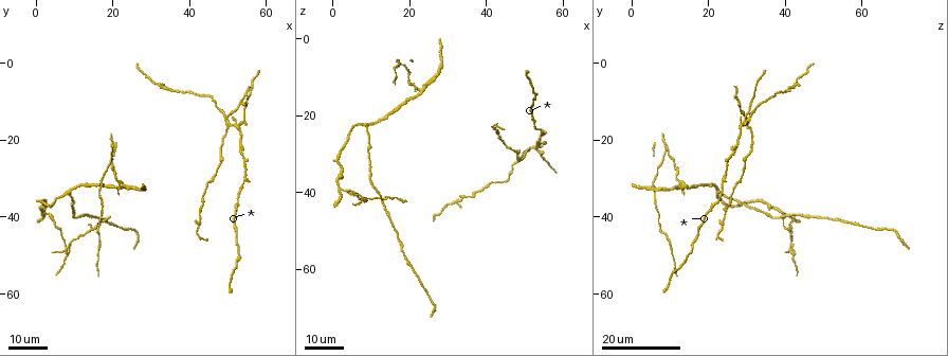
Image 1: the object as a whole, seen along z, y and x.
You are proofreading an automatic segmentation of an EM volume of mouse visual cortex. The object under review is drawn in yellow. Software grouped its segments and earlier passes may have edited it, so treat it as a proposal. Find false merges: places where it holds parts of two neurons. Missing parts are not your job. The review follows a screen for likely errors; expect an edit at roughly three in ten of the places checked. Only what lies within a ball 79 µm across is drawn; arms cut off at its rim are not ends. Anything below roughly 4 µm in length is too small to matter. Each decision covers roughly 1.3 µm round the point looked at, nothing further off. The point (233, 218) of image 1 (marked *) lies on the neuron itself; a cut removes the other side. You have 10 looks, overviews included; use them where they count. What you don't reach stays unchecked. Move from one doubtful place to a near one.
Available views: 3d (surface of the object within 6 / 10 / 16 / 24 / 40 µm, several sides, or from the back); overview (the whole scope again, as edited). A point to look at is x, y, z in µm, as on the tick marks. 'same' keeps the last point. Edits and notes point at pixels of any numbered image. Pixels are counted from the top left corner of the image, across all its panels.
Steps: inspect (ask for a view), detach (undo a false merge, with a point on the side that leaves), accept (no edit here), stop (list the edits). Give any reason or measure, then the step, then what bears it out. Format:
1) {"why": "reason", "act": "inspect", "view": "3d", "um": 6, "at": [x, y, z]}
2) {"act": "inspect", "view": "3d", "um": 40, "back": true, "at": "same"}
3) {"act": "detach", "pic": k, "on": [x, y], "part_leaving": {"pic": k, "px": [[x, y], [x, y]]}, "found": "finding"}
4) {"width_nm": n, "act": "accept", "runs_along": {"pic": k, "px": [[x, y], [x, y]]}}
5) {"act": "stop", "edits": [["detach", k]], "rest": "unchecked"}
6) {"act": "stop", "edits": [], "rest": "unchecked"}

{"why": "looks like a crossing", "act": "inspect", "view": "3d", "um": 16, "at": [52.5, 15.5, 29.0]}

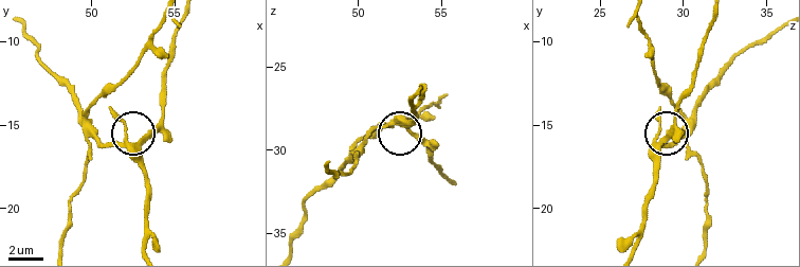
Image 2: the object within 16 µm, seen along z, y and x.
{"act": "inspect", "view": "3d", "um": 10, "at": [52.7, 16.1, 28.6]}

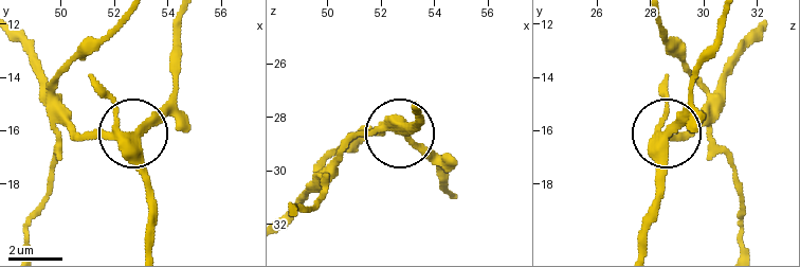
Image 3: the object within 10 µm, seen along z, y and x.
{"arms": 4, "act": "accept", "runs_along": {"pic": 3, "px": [[151, 247], [151, 206], [134, 132], [176, 91]]}, "found": "continuous, no second neuron"}

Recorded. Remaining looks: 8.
{"why": "three arms meet", "act": "inspect", "view": "3d", "um": 24, "at": [9.0, 34.0, 22.5]}

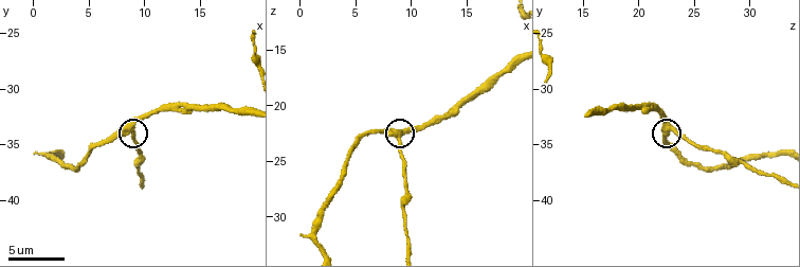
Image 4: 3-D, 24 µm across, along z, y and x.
{"act": "inspect", "view": "3d", "um": 10, "at": [8.8, 33.8, 23.0]}

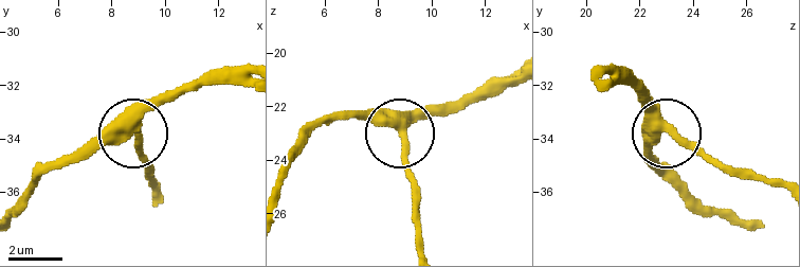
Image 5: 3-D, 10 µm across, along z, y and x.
{"act": "inspect", "view": "3d", "um": 6, "at": [8.7, 33.7, 22.8]}

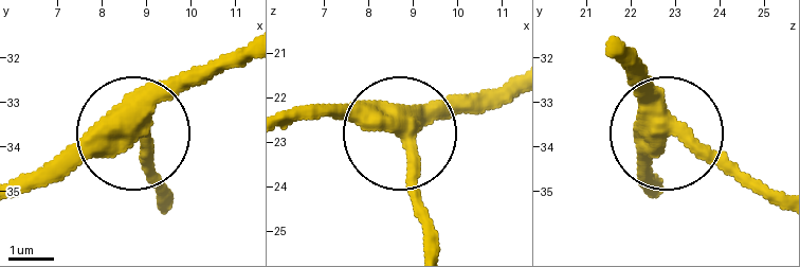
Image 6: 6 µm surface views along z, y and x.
{"width_nm": 470, "act": "accept", "found": "all the same neuron"}

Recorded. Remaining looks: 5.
{"act": "inspect", "view": "3d", "um": 16, "at": [25.5, 32.5, 10.5]}

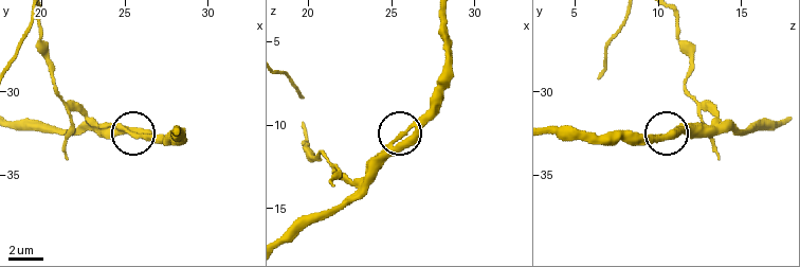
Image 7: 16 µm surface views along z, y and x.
{"act": "inspect", "view": "3d", "um": 10, "at": [25.7, 32.8, 10.4]}

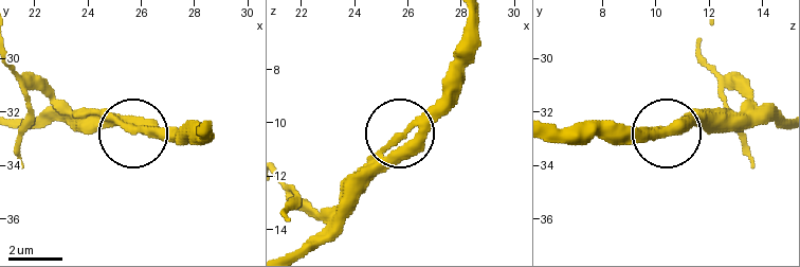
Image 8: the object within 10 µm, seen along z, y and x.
{"act": "accept", "found": "all the same neuron"}

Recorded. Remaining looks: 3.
{"why": "sudden change in width", "act": "inspect", "view": "3d", "um": 24, "at": [14.5, 40.0, 46.5]}

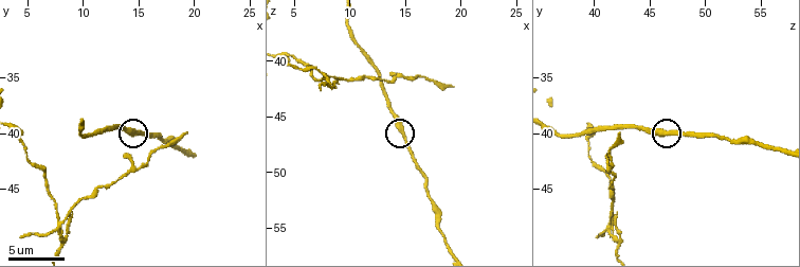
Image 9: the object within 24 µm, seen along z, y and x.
{"why": "closer look", "act": "inspect", "view": "3d", "um": 10, "at": [15.0, 39.8, 46.6]}

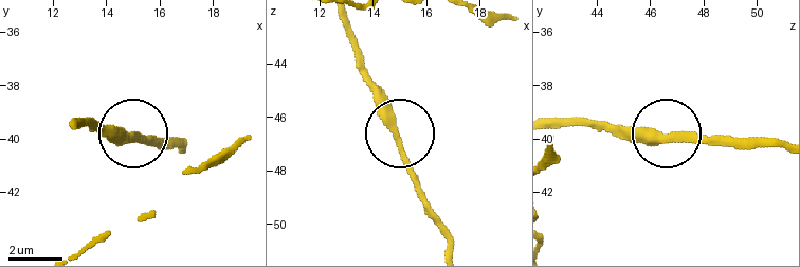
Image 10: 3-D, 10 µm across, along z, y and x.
{"act": "inspect", "view": "3d", "um": 10, "back": true, "at": [14.9, 40.0, 46.7]}

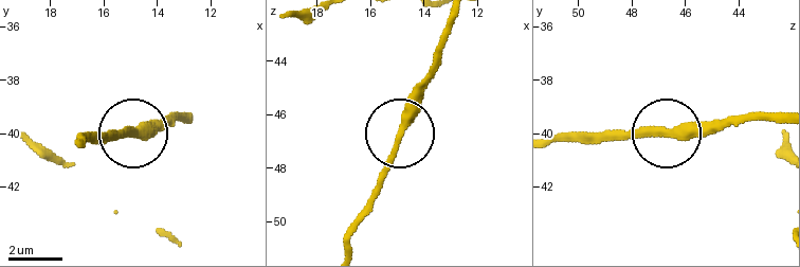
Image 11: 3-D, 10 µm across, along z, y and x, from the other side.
{"act": "detach", "pic": 11, "on": [123, 134], "part_leaving": {"pic": 11, "px": [[138, 135], [83, 142]]}, "found": "two neurons meet here"}

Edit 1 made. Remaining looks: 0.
{"act": "stop", "edits": [["detach", 11]], "rest": "unchecked"}

